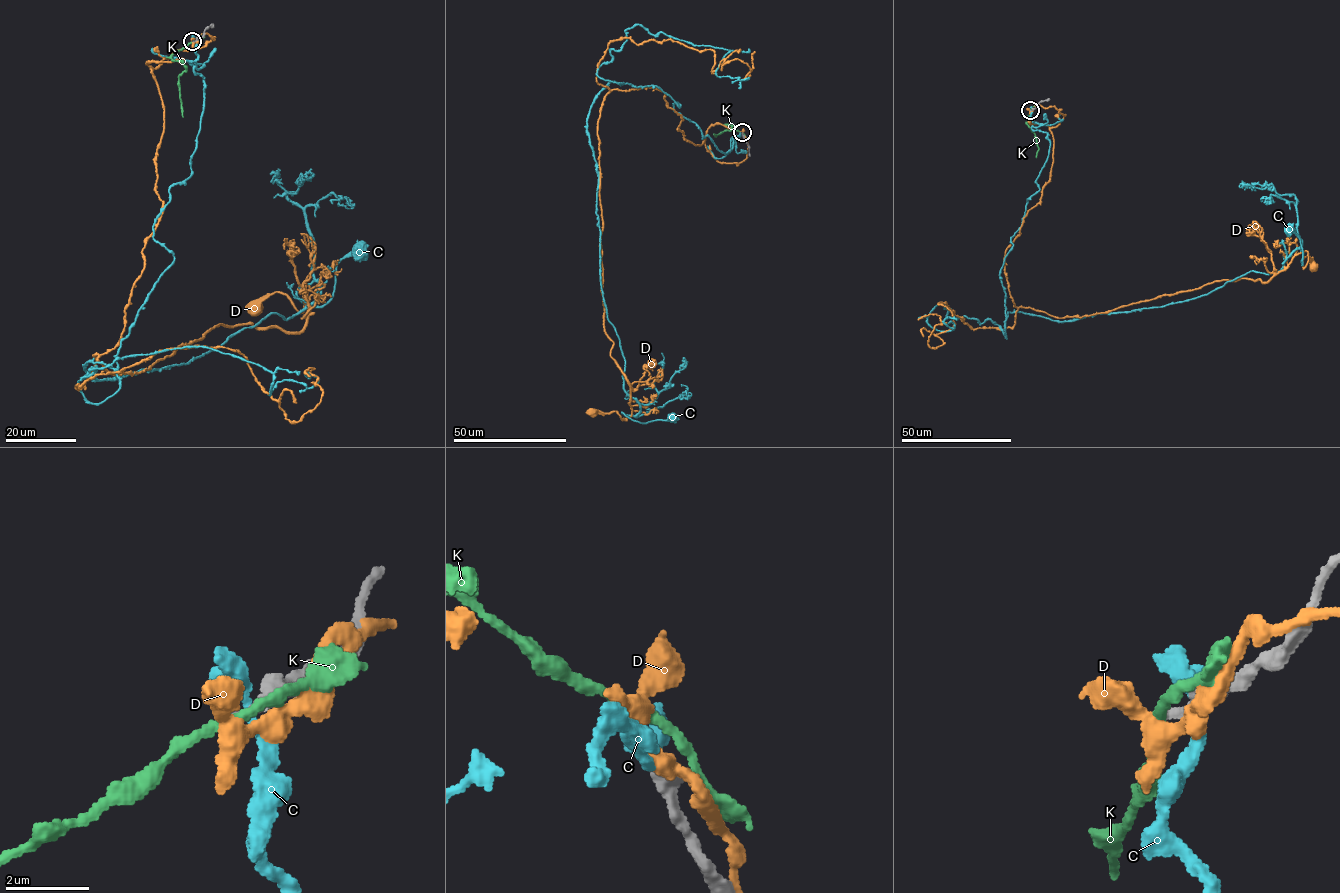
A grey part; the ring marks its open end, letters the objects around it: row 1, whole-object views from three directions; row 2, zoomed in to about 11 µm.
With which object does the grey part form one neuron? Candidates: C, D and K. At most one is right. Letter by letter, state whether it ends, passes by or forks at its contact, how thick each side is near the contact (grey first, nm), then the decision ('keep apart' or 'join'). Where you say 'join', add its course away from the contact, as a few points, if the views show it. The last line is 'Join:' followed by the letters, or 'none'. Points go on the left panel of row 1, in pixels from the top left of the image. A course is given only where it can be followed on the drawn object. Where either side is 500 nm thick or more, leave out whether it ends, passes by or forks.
C: it passes by; 440 nm thick on the grey side, 320 nm on the other; keep apart
D: it forks there; 360 nm thick on the grey side, 320 nm on the other; keep apart
K: it passes by; 200 nm thick on the grey side, 200 nm on the other; keep apart
Join: none

